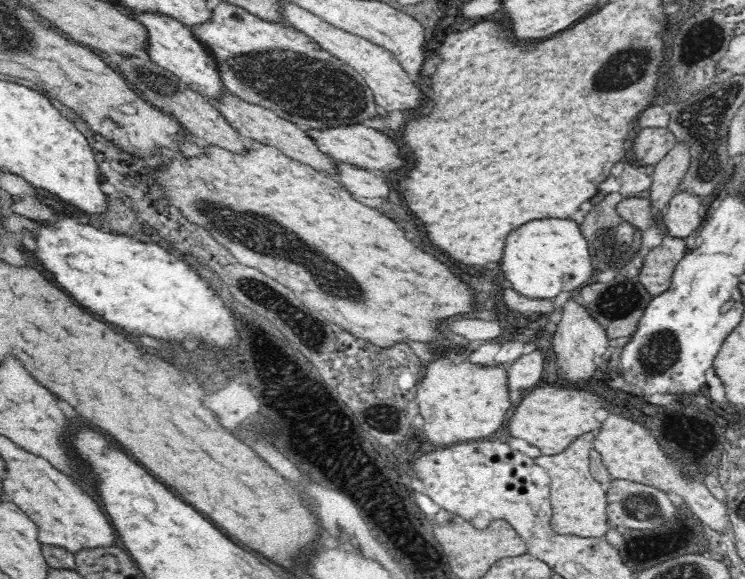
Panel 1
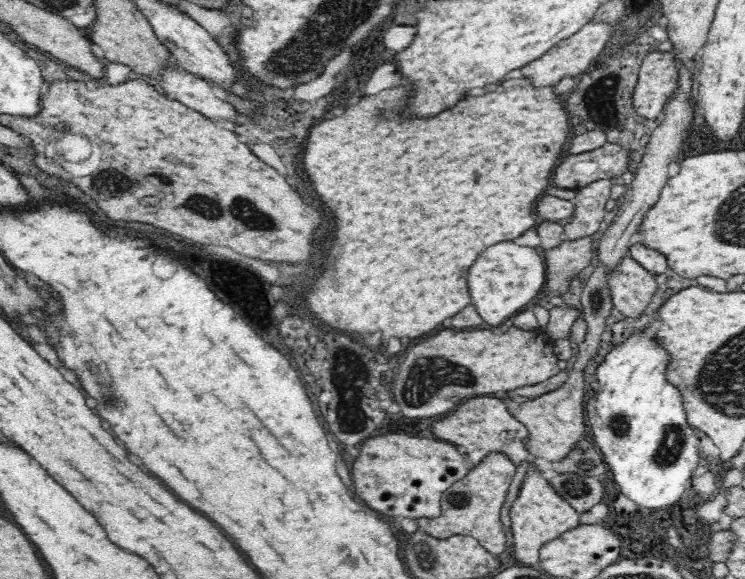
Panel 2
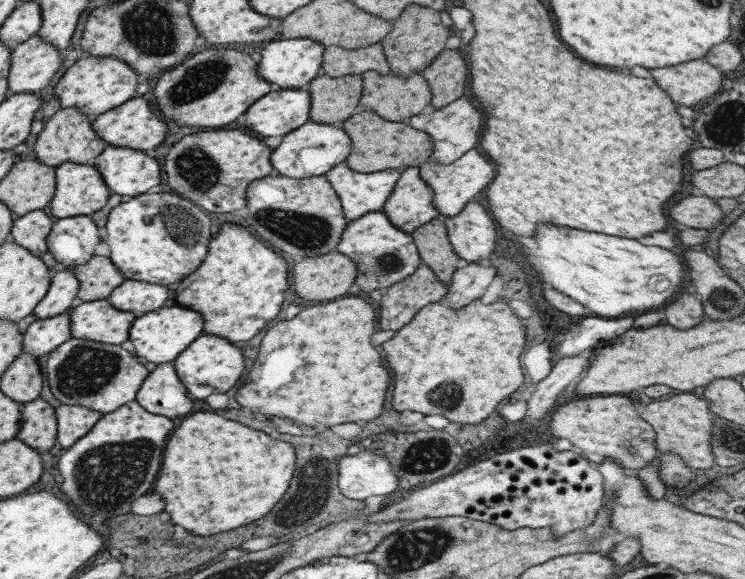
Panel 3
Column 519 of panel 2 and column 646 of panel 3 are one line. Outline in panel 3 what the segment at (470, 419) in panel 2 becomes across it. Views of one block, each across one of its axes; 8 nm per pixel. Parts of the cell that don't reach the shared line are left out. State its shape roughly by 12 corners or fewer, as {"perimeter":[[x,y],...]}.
{"perimeter":[[623,394],[569,400],[547,433],[637,470],[655,431]]}

